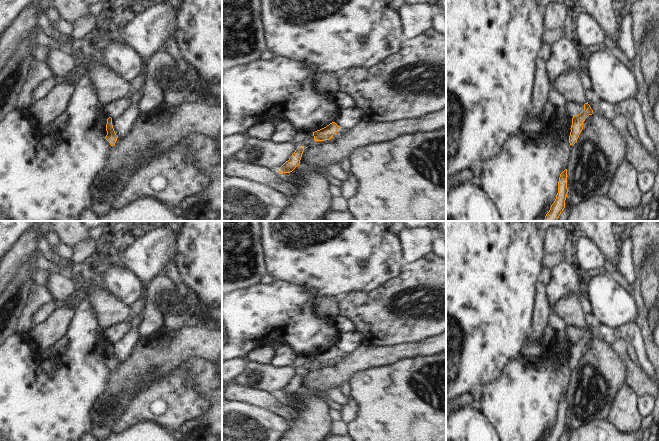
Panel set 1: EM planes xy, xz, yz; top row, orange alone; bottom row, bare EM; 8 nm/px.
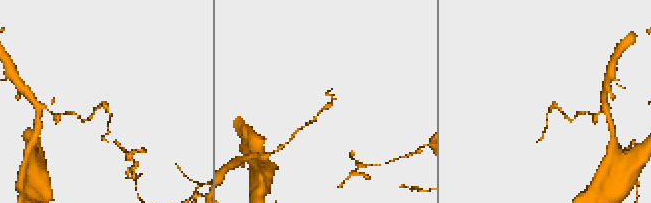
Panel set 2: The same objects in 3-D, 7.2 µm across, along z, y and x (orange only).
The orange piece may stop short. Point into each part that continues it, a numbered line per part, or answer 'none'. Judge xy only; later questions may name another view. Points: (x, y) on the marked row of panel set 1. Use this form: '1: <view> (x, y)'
none

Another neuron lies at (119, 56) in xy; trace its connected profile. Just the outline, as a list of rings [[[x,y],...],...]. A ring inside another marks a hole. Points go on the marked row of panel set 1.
[[[121,38],[110,40],[101,50],[101,54],[98,64],[105,65],[129,81],[145,71],[143,59]]]

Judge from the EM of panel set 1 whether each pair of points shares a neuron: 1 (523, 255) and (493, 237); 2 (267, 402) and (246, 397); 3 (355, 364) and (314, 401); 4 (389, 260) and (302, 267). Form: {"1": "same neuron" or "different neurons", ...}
{"1": "same neuron", "2": "same neuron", "3": "same neuron", "4": "same neuron"}

